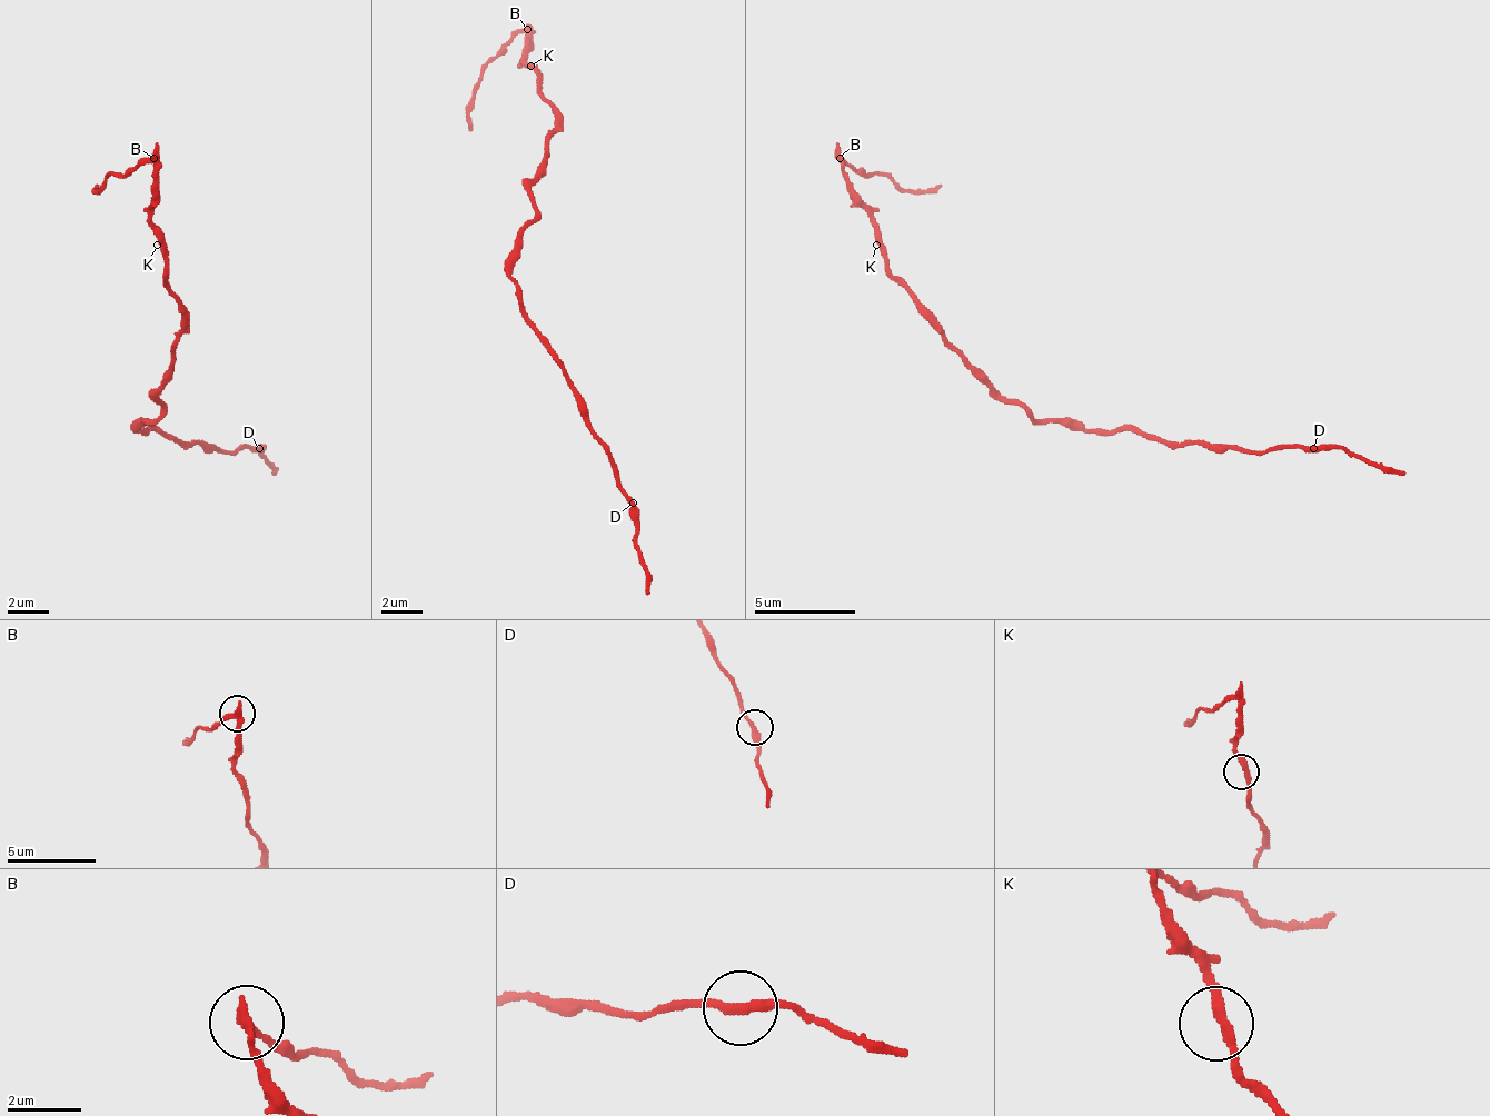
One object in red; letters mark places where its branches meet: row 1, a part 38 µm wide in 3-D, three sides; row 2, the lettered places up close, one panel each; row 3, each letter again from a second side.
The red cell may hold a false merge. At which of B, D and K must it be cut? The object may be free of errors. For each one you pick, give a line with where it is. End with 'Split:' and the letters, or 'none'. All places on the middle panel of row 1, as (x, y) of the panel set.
B: at (527, 29)
Split: B

